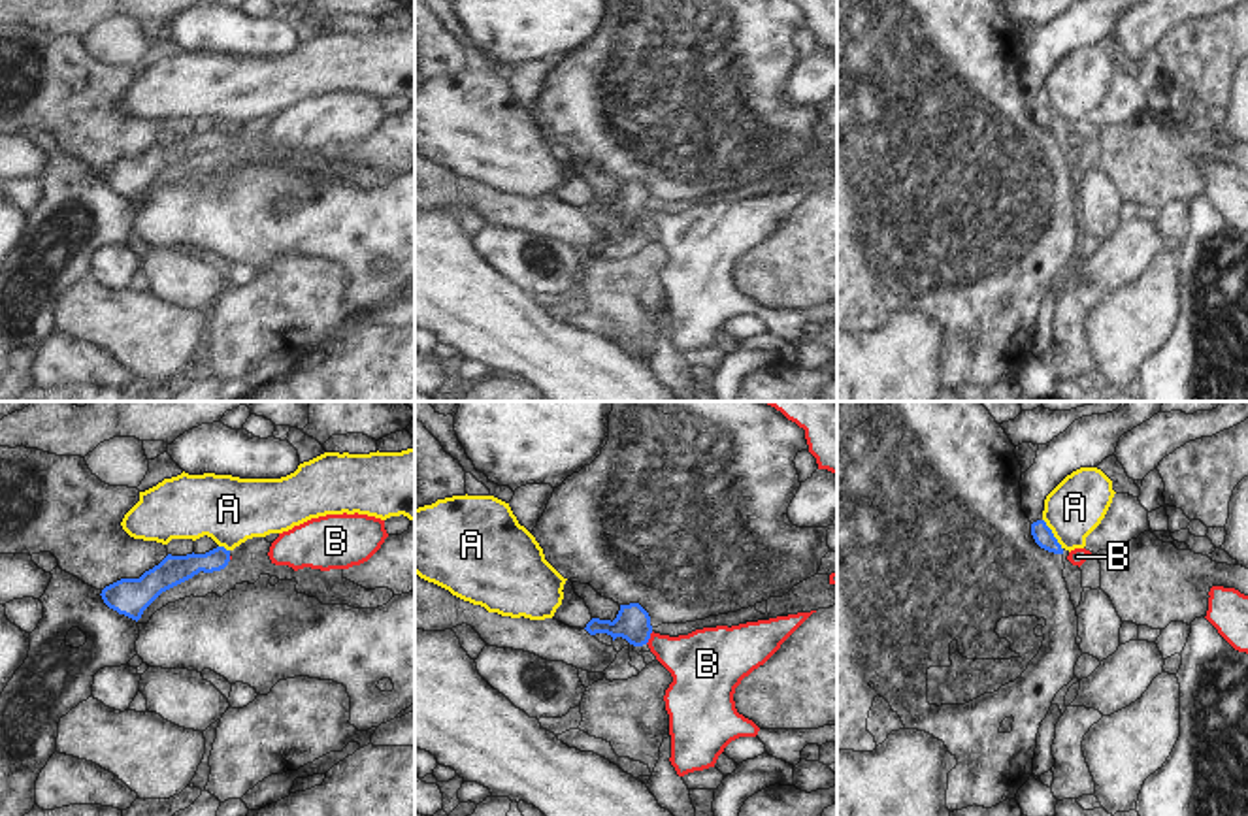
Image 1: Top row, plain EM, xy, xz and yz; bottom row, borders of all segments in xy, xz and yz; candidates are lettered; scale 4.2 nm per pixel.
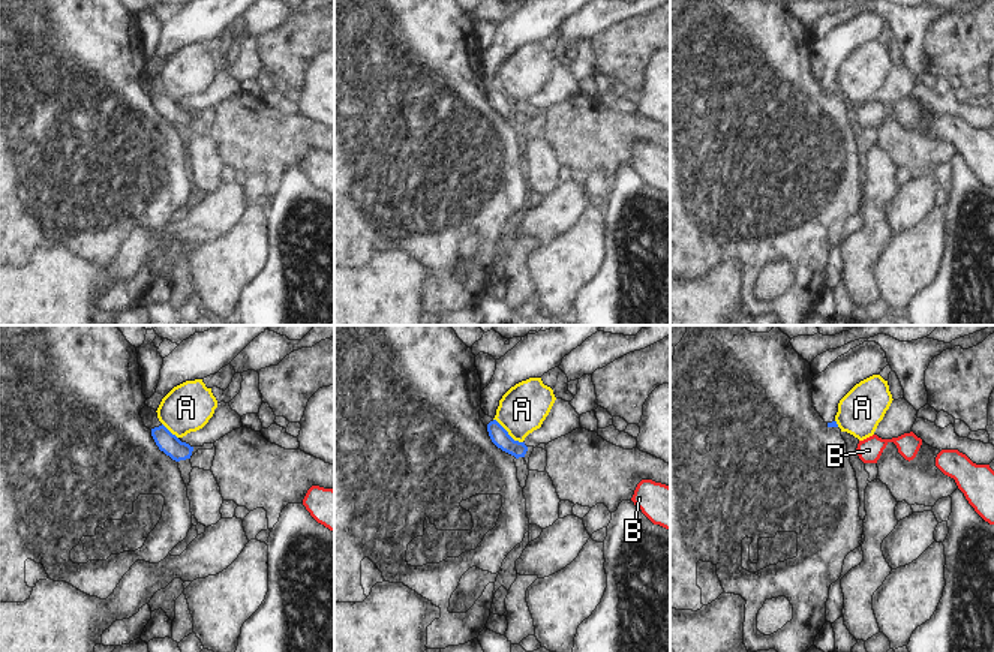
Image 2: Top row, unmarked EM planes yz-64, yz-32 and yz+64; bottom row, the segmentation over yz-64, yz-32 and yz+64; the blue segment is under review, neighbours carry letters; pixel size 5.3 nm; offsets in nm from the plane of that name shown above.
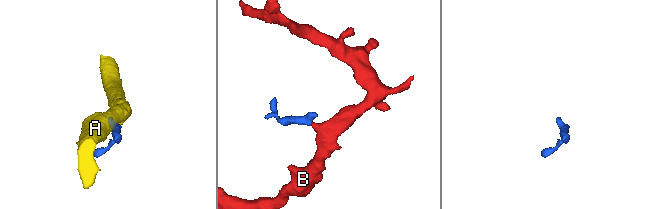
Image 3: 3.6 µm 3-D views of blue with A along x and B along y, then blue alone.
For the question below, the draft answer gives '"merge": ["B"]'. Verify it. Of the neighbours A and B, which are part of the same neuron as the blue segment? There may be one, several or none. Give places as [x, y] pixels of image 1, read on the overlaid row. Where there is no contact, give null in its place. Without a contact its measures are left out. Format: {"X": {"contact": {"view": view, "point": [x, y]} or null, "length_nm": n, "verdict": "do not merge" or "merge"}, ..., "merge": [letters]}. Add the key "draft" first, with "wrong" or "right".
{"draft": "right", "A": {"contact": {"view": "yz", "point": [1052, 534]}, "length_nm": 160, "verdict": "do not merge"}, "B": {"contact": {"view": "xz", "point": [649, 637]}, "length_nm": 70, "verdict": "merge"}, "merge": ["B"]}

